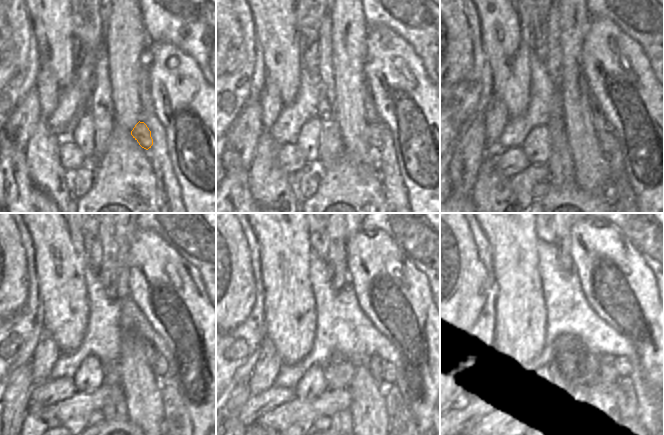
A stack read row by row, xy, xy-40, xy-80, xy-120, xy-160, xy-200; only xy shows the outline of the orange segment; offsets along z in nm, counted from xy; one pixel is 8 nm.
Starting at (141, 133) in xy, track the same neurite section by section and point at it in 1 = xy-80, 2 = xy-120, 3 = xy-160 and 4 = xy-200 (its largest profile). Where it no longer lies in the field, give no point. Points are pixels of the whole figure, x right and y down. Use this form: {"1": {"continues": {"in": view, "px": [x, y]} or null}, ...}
{"1": {"continues": {"in": "xy-80", "px": [608, 143]}}, "2": {"continues": {"in": "xy-120", "px": [163, 370]}}, "3": {"continues": {"in": "xy-160", "px": [390, 374]}}, "4": {"continues": {"in": "xy-200", "px": [623, 366]}}}

